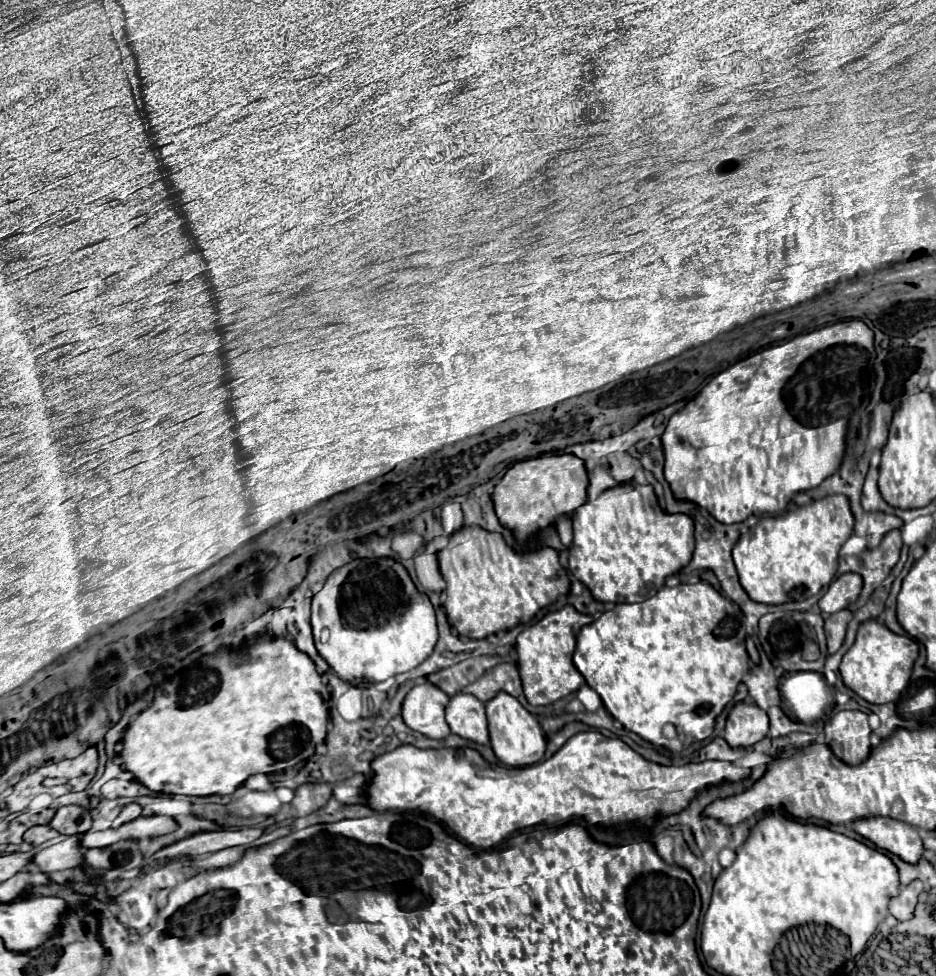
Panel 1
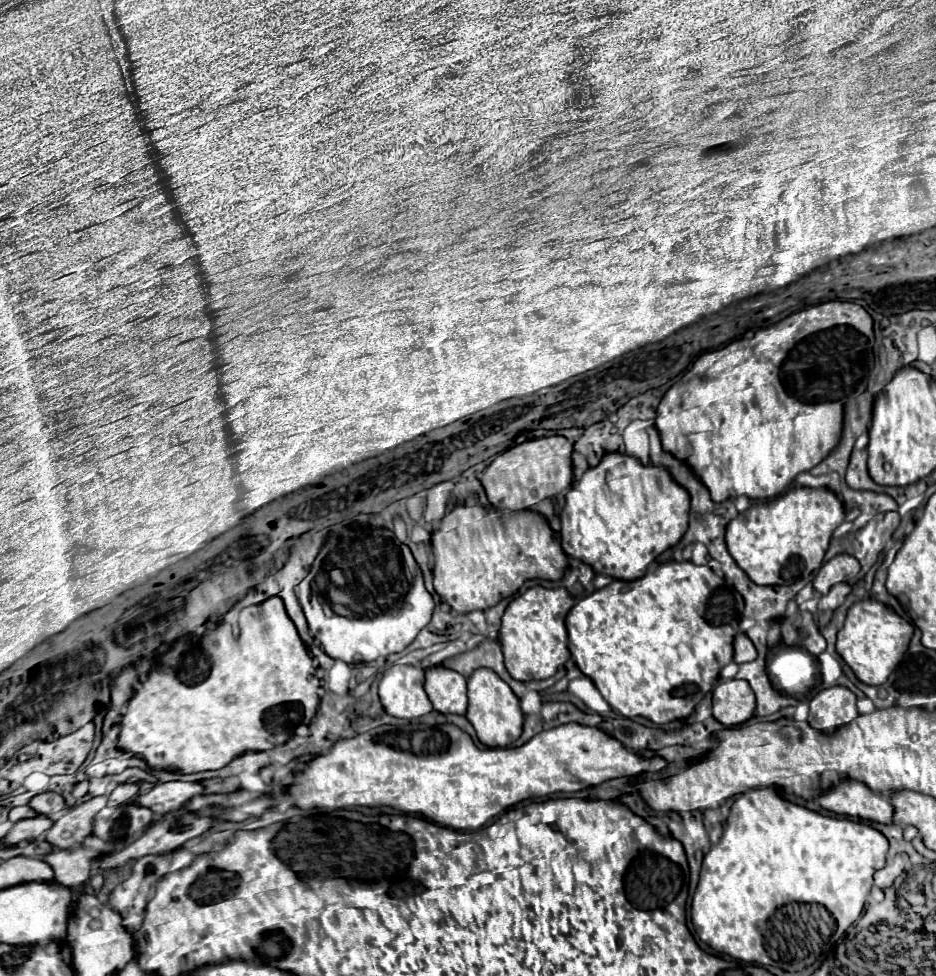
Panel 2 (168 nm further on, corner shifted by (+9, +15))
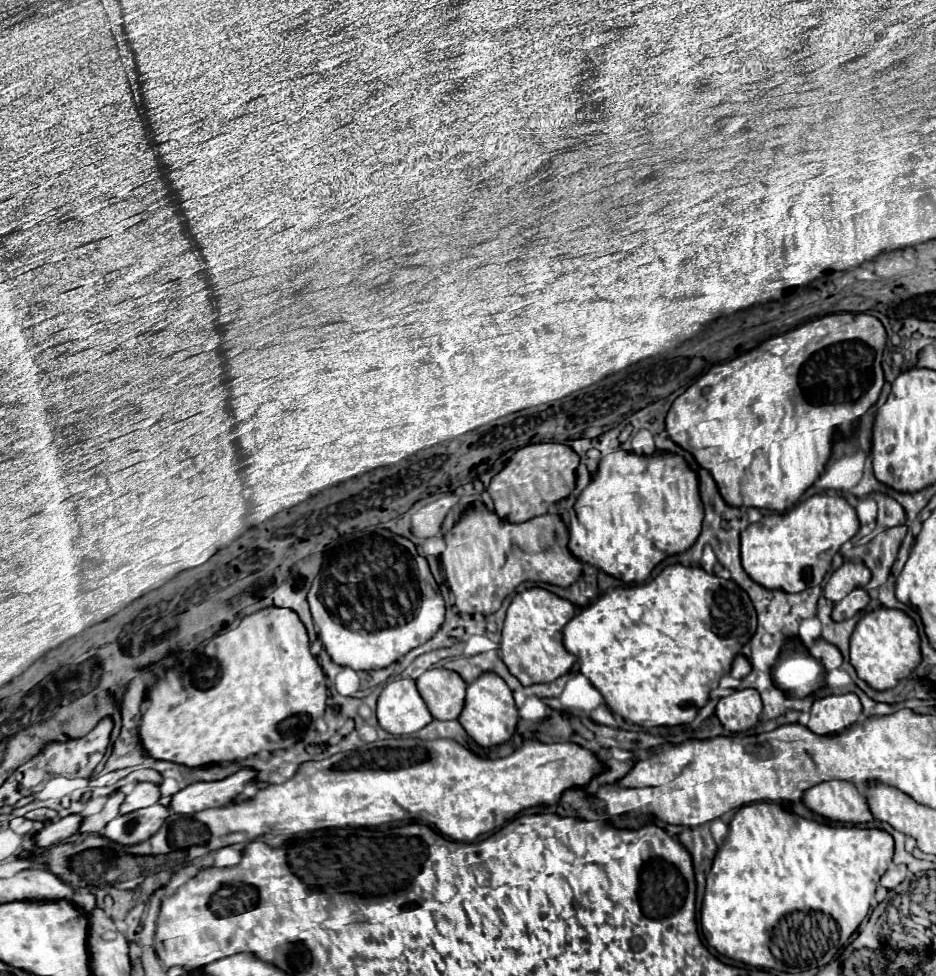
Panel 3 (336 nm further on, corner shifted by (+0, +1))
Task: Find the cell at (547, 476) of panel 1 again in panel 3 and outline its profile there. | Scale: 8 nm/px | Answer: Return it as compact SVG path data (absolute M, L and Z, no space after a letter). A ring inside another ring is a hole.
M558 442L528 444L524 448L518 448L488 486L496 514L514 524L546 514L552 504L572 494L578 462L578 454L570 446Z

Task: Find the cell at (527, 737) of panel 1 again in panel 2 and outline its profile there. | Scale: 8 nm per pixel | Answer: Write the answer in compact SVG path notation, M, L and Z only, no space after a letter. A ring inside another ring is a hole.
M489 668L475 670L467 680L467 692L469 692L469 708L467 708L467 720L473 724L477 738L489 746L489 748L507 748L515 740L519 740L523 732L525 714L521 710L519 698L513 694L513 690Z

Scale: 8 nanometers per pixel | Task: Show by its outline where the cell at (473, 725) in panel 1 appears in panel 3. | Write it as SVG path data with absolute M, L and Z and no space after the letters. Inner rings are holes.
M430 668L416 678L416 688L436 720L456 720L464 708L466 682L454 670Z

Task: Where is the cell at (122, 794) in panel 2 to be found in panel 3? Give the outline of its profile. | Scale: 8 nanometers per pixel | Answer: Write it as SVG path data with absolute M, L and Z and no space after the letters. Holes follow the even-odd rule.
M140 782L134 786L134 790L126 796L126 800L120 806L120 814L128 814L146 806L152 806L160 800L160 786L152 782Z

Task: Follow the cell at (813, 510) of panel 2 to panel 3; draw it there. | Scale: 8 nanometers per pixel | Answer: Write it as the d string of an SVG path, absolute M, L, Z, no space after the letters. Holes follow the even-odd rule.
M814 494L792 510L768 514L758 524L750 524L742 532L742 566L746 574L764 588L802 592L822 582L832 556L858 532L858 528L856 510L844 496Z

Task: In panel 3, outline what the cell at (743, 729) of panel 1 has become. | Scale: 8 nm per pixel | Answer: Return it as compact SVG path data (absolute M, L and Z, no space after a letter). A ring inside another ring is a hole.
M744 688L744 690L736 690L730 696L720 698L718 706L716 706L716 716L722 722L724 728L728 728L730 732L746 732L750 728L754 728L758 724L758 716L762 714L762 702L760 702L760 694L752 688Z

